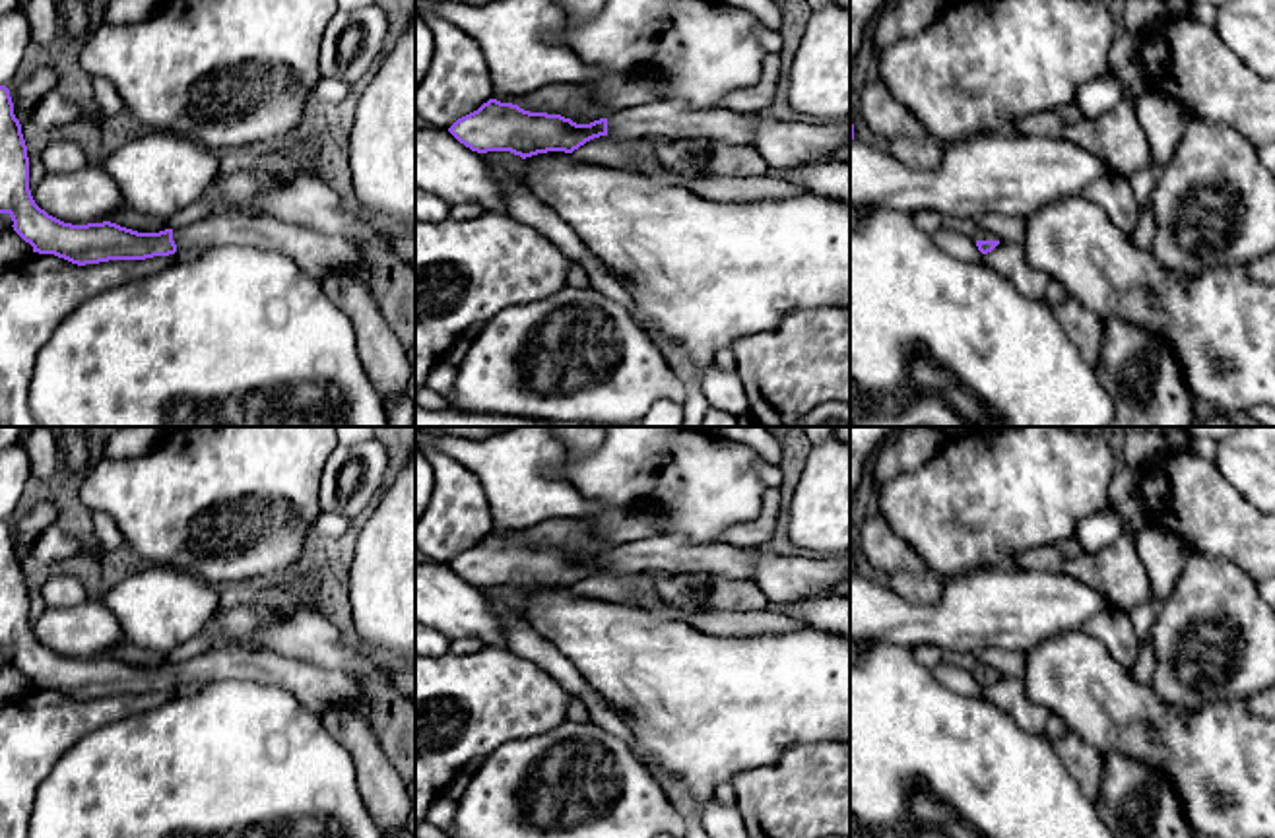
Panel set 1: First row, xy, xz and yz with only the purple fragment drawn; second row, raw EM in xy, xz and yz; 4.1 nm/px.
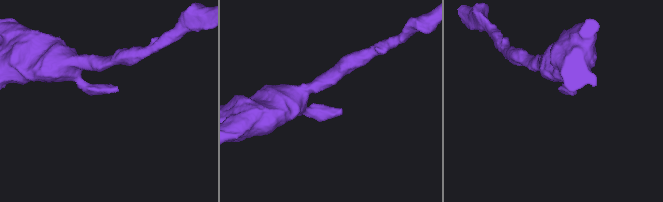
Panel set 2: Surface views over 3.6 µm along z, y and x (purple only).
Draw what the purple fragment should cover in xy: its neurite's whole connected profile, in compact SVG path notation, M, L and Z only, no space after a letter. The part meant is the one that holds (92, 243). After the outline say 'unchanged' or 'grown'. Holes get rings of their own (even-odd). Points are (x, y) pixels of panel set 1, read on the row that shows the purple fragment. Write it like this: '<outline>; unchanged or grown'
M0 85L0 213L12 217L14 231L33 252L54 254L78 266L246 244L285 254L320 283L345 274L367 281L369 274L367 260L353 242L270 213L219 208L192 225L159 233L138 233L111 221L72 225L49 215L29 190L27 145L6 85Z; grown

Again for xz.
M666 97L611 113L590 124L489 99L477 111L458 118L448 132L472 151L510 151L526 159L547 151L572 153L600 136L701 138L724 145L753 145L757 124L751 114L737 114L724 107L691 109Z; grown

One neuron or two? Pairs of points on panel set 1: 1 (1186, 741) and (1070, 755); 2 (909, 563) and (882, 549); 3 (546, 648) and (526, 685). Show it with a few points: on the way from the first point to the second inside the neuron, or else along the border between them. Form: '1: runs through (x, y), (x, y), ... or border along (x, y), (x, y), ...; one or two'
1: border along (1068, 730), (1103, 755); two
2: runs through (903, 557), (887, 551); one
3: border along (507, 646), (542, 666), (573, 693); two

